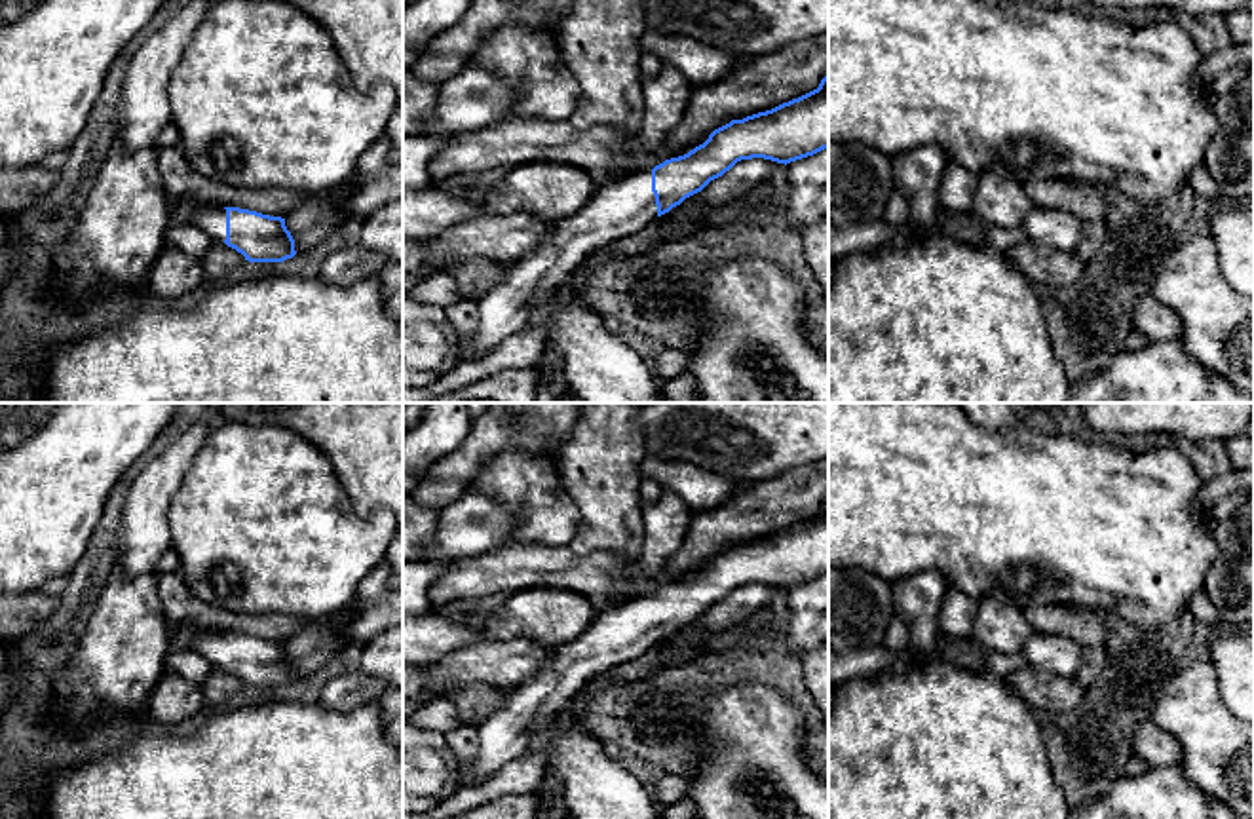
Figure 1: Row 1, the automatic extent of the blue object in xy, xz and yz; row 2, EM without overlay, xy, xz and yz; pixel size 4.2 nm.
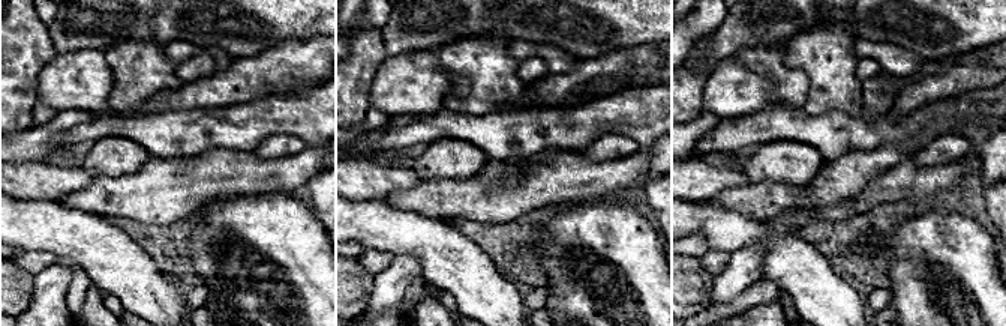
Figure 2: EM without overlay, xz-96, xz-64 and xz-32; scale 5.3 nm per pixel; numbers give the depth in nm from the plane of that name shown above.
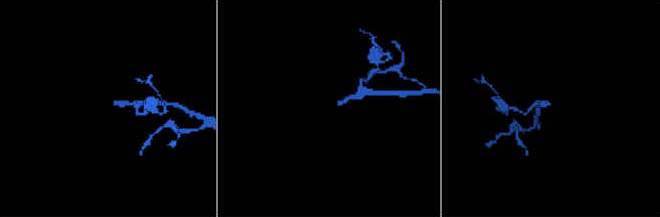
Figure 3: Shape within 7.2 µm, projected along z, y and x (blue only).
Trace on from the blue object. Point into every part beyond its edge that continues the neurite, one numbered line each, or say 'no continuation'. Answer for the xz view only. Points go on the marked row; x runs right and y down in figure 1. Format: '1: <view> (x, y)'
1: xz (620, 209)

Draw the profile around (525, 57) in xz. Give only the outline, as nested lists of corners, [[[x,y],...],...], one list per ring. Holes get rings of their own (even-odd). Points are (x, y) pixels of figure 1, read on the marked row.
[[[557,27],[496,29],[464,59],[466,65],[494,72],[517,91],[519,116],[564,122],[581,97],[576,76],[559,61]]]

